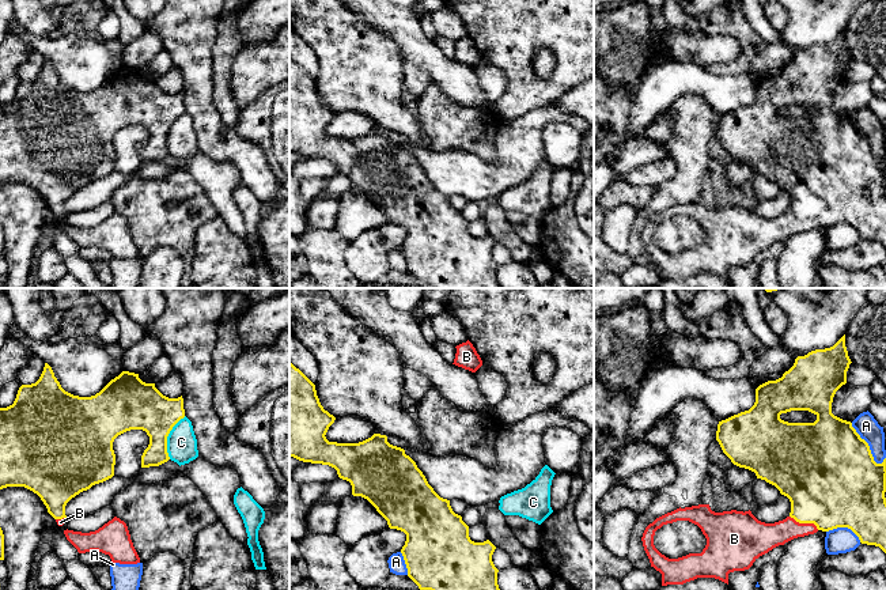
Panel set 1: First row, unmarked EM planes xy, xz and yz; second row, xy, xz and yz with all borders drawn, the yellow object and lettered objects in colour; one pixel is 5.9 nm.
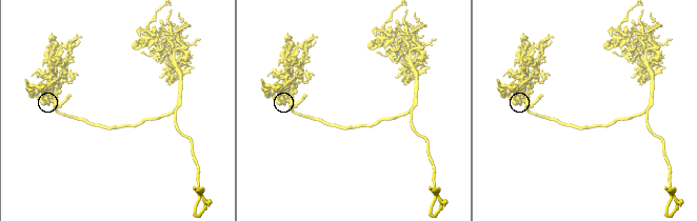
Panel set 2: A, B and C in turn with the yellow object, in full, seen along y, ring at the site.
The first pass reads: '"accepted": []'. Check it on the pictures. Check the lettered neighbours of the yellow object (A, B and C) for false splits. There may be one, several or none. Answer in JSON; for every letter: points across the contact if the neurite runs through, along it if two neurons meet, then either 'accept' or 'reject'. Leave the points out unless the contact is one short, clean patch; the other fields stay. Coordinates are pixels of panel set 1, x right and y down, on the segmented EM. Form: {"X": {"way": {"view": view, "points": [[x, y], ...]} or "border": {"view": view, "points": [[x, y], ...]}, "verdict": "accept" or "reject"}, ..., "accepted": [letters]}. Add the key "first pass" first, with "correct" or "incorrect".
{"first pass": "incorrect", "A": {"verdict": "reject"}, "B": {"verdict": "accept"}, "C": {"verdict": "reject"}, "accepted": ["B"]}

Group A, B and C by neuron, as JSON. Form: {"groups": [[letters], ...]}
{"groups": [["A"], ["B"], ["C"]]}

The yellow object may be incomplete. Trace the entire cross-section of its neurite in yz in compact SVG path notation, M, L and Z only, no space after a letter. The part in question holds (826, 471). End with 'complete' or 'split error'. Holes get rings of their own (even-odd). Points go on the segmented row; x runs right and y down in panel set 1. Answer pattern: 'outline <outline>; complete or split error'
outline M845 334L830 348L815 349L804 356L798 356L794 366L776 381L768 381L756 389L756 402L745 412L719 421L716 440L723 453L739 468L756 473L757 479L775 485L791 502L790 515L775 523L758 521L751 511L715 513L709 504L677 508L656 518L650 523L641 537L644 551L651 567L662 574L662 586L684 585L697 578L715 578L728 585L728 574L749 570L762 555L779 545L814 534L818 530L829 532L837 527L851 529L862 544L879 546L886 553L886 458L876 464L868 443L860 438L851 421L832 413L836 392L847 383L847 371L851 364L845 347ZM791 411L809 411L817 416L814 423L788 423L780 419L781 413ZM677 521L689 521L697 525L707 538L701 553L689 553L678 559L669 559L654 545L654 536L663 525Z; split error

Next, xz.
outline M289 362L289 457L334 468L340 479L351 483L353 496L367 499L387 521L390 529L406 534L401 553L408 576L420 590L500 590L497 585L499 570L492 561L496 546L489 540L484 542L470 540L469 526L462 521L462 517L453 511L450 500L440 498L433 491L416 462L405 454L405 450L390 445L387 436L380 434L374 434L359 443L329 442L325 435L334 420L336 417L321 405L315 385Z; complete

